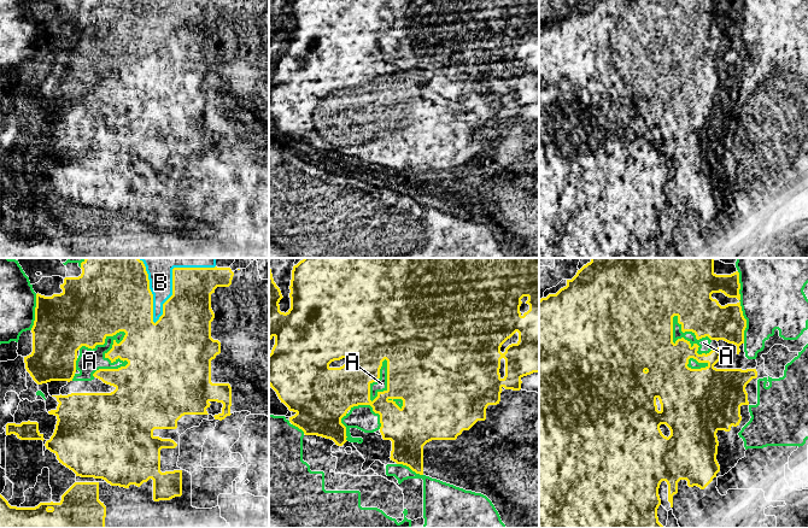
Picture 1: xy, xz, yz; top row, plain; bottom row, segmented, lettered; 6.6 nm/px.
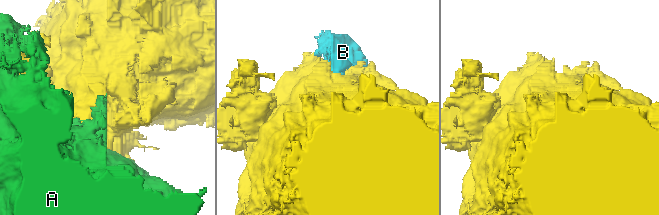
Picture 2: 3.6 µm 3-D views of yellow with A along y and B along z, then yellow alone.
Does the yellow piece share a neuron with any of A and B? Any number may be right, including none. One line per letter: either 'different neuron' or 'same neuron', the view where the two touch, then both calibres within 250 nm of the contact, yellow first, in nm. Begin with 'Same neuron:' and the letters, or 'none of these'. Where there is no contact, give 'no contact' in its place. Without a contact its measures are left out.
Same neuron: B
A: different neuron; contact in xy; calibres 460 and 110 nm
B: same neuron; contact in xy; calibres 300 and 220 nm

